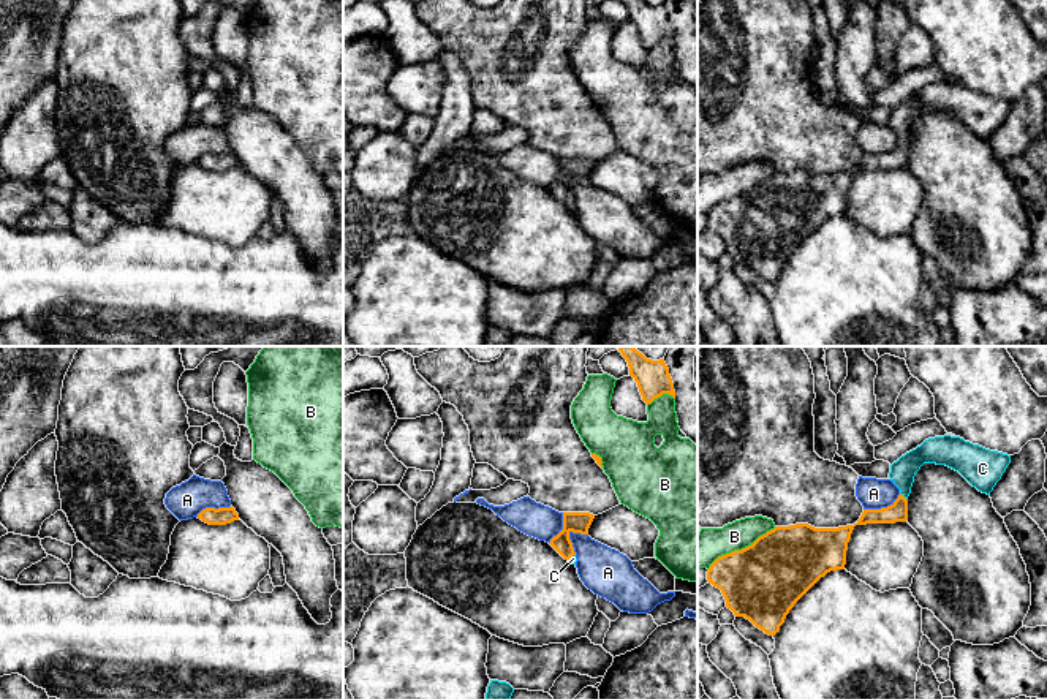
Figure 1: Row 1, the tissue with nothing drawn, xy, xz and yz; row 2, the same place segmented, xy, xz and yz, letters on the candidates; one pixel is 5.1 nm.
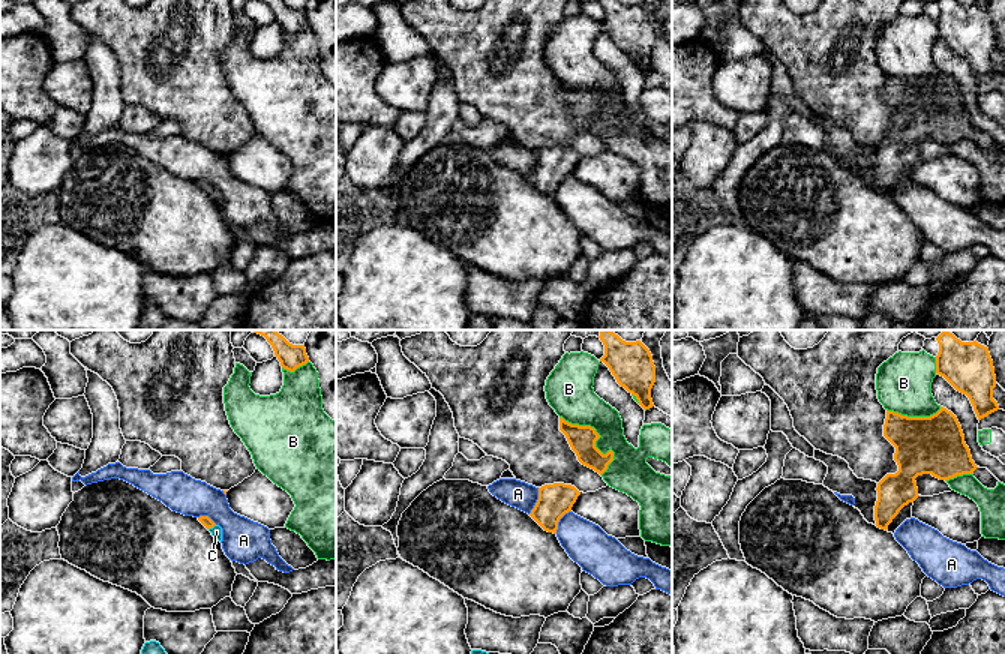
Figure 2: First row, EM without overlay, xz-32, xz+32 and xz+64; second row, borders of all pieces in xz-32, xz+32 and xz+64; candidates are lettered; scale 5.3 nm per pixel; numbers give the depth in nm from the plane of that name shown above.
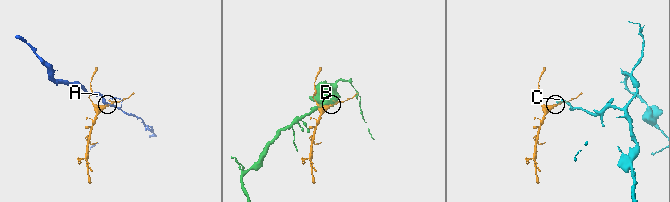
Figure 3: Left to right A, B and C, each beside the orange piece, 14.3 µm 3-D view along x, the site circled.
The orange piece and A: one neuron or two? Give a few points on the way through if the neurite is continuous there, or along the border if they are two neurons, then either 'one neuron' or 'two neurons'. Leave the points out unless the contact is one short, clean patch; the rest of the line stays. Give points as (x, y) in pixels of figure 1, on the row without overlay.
border along xz (570, 176), (570, 185), (576, 200); two neurons

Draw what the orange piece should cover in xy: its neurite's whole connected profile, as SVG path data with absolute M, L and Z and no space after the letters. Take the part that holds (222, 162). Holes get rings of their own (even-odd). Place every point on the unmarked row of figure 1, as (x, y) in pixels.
M232 152L229 153L206 153L198 160L198 164L209 171L226 171L234 166L239 166L239 160Z

